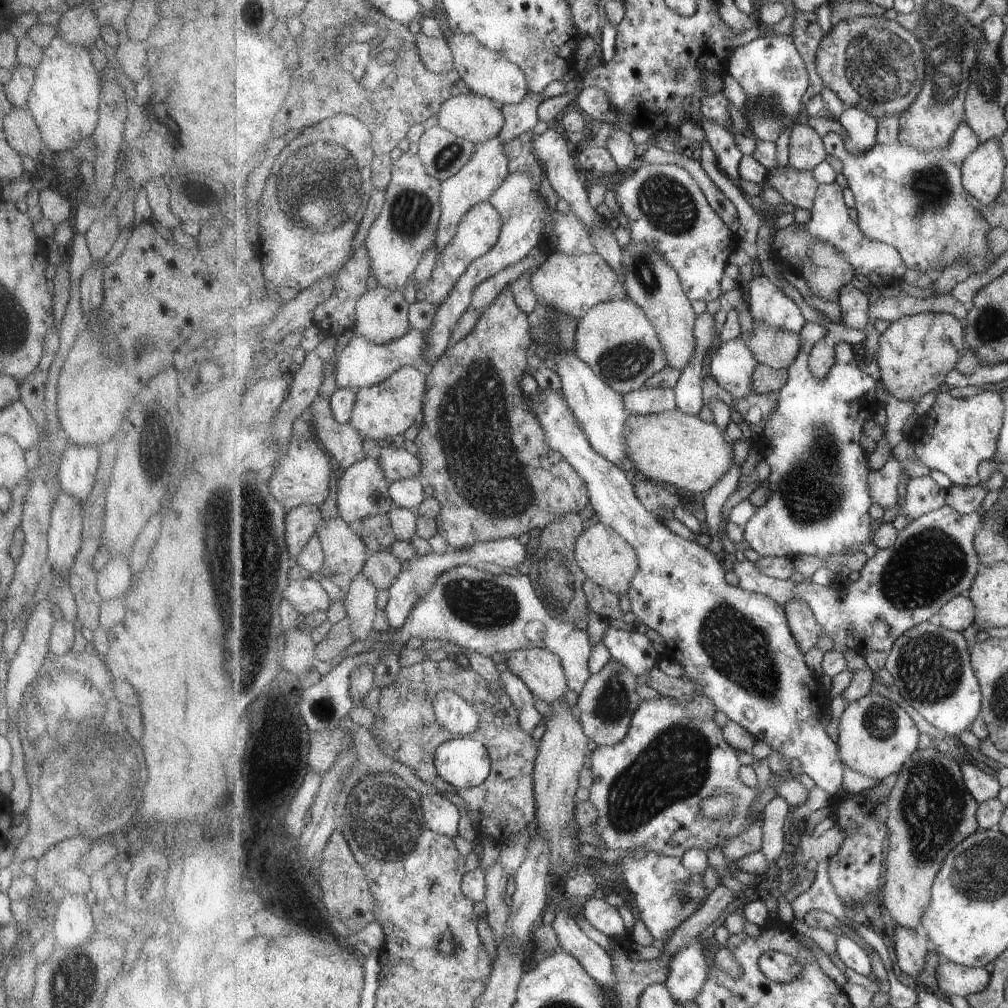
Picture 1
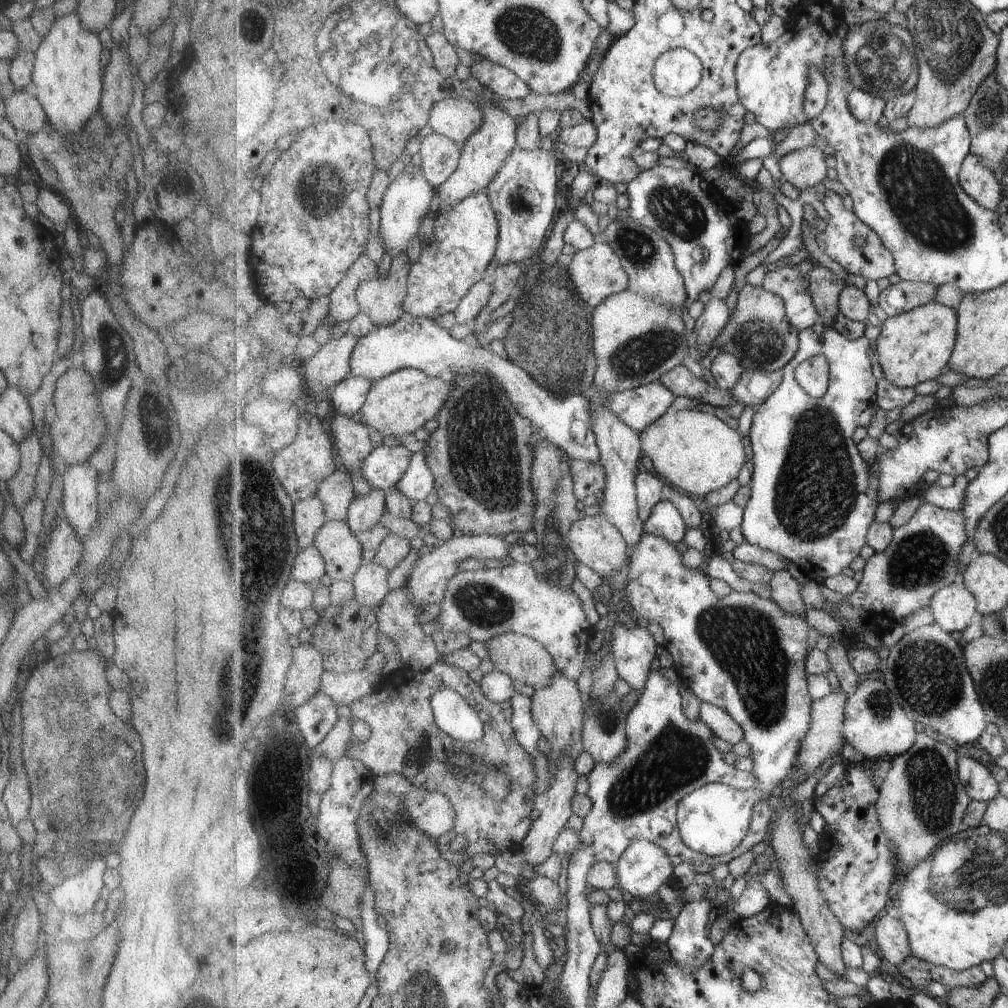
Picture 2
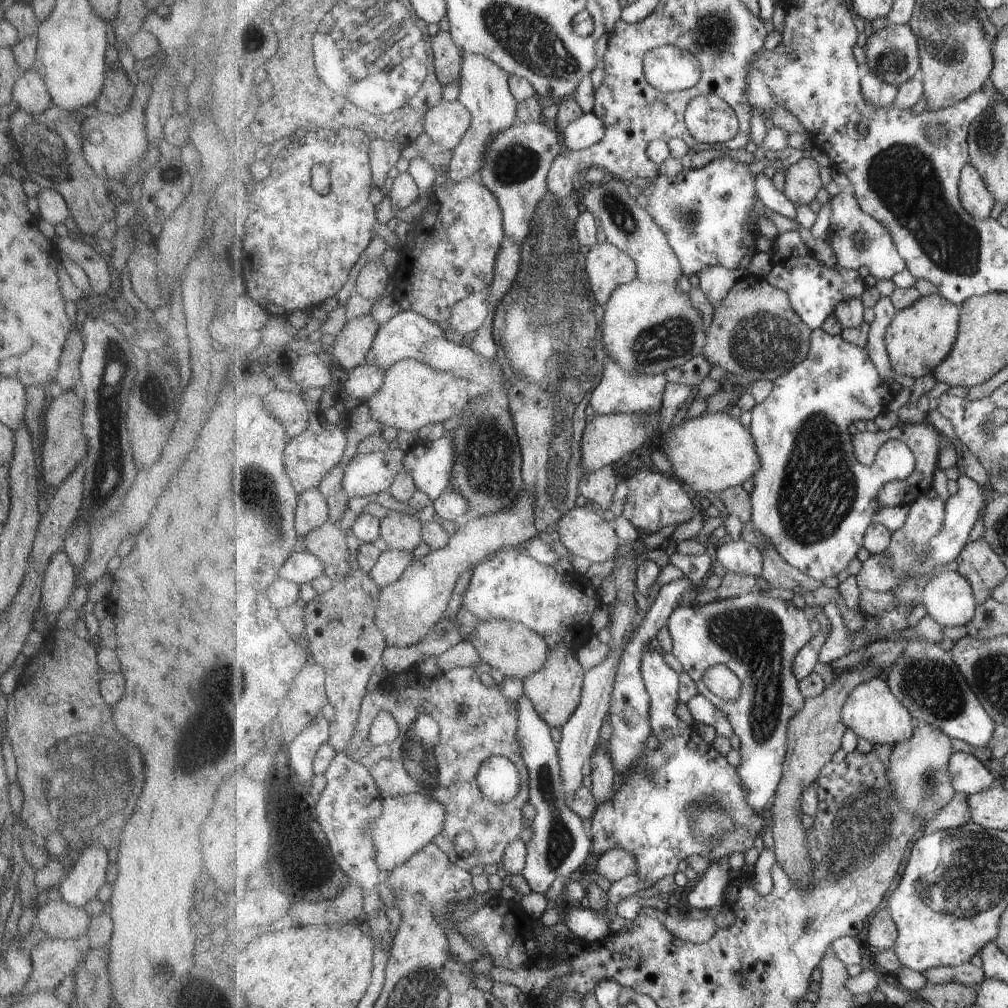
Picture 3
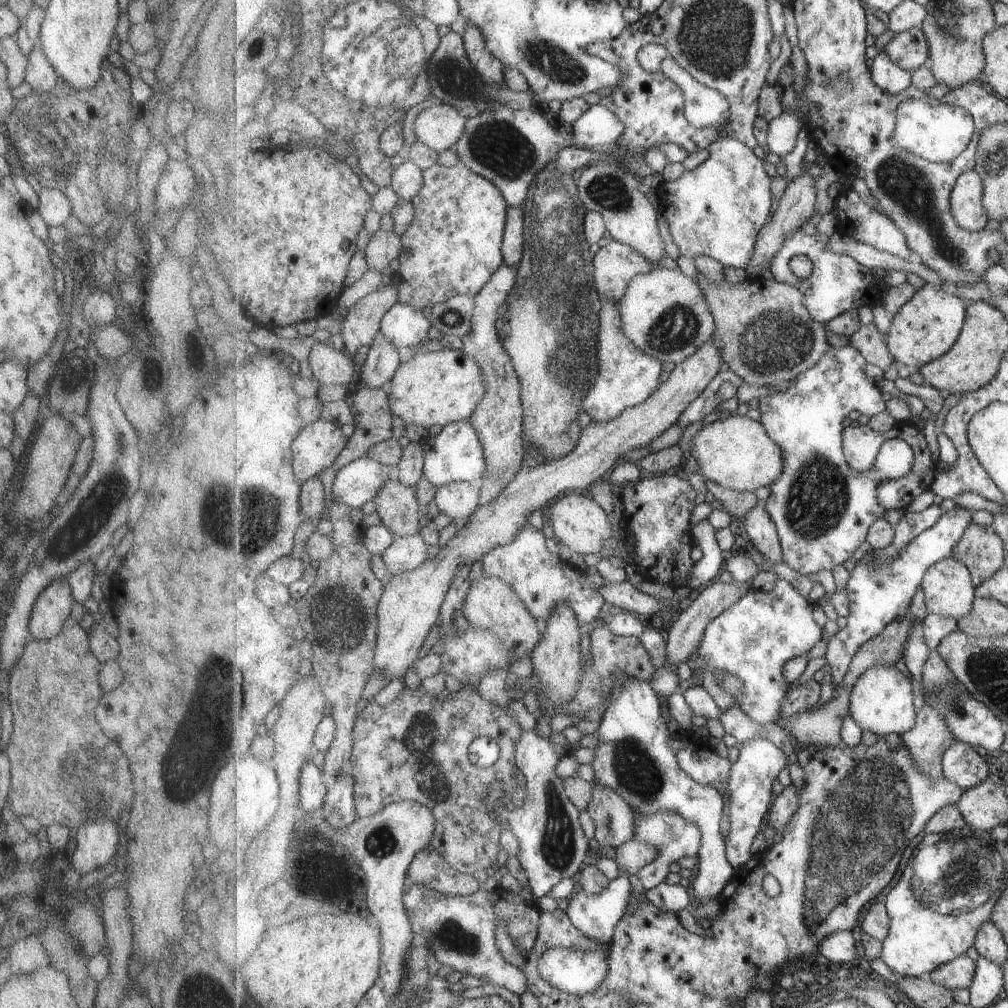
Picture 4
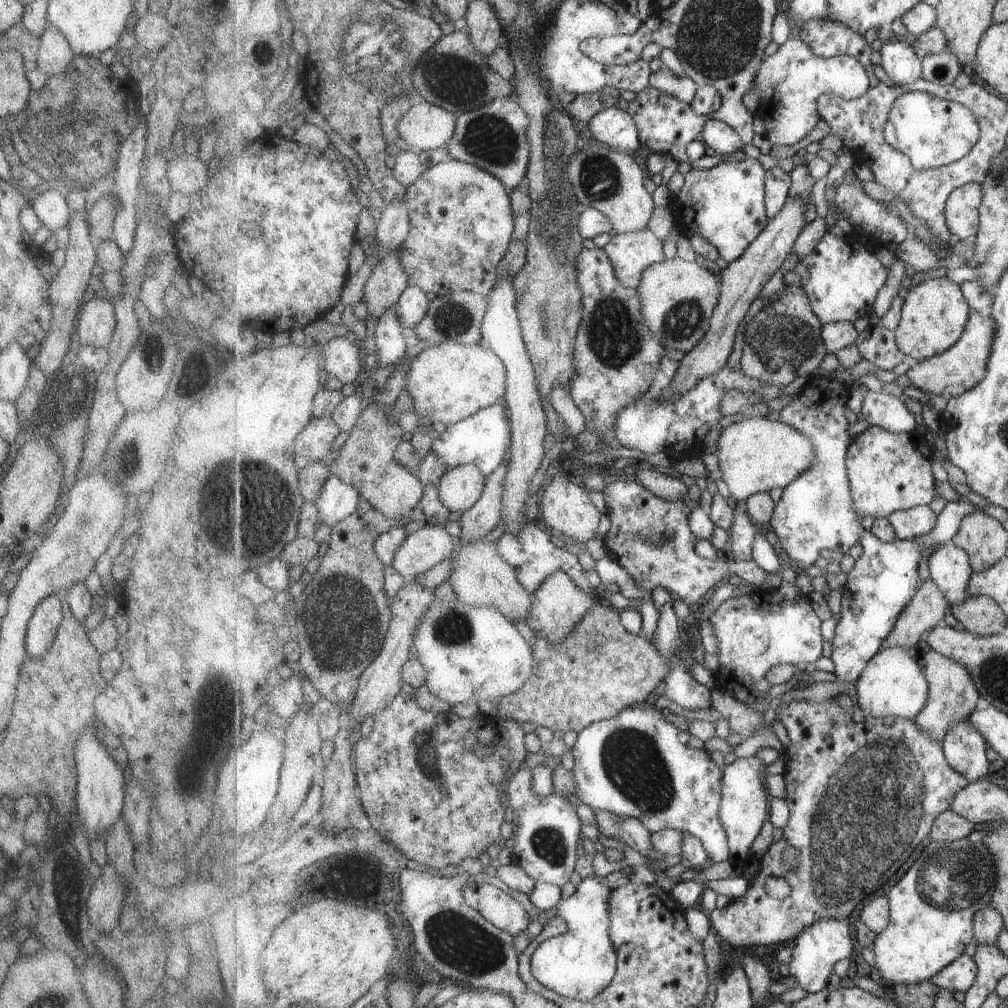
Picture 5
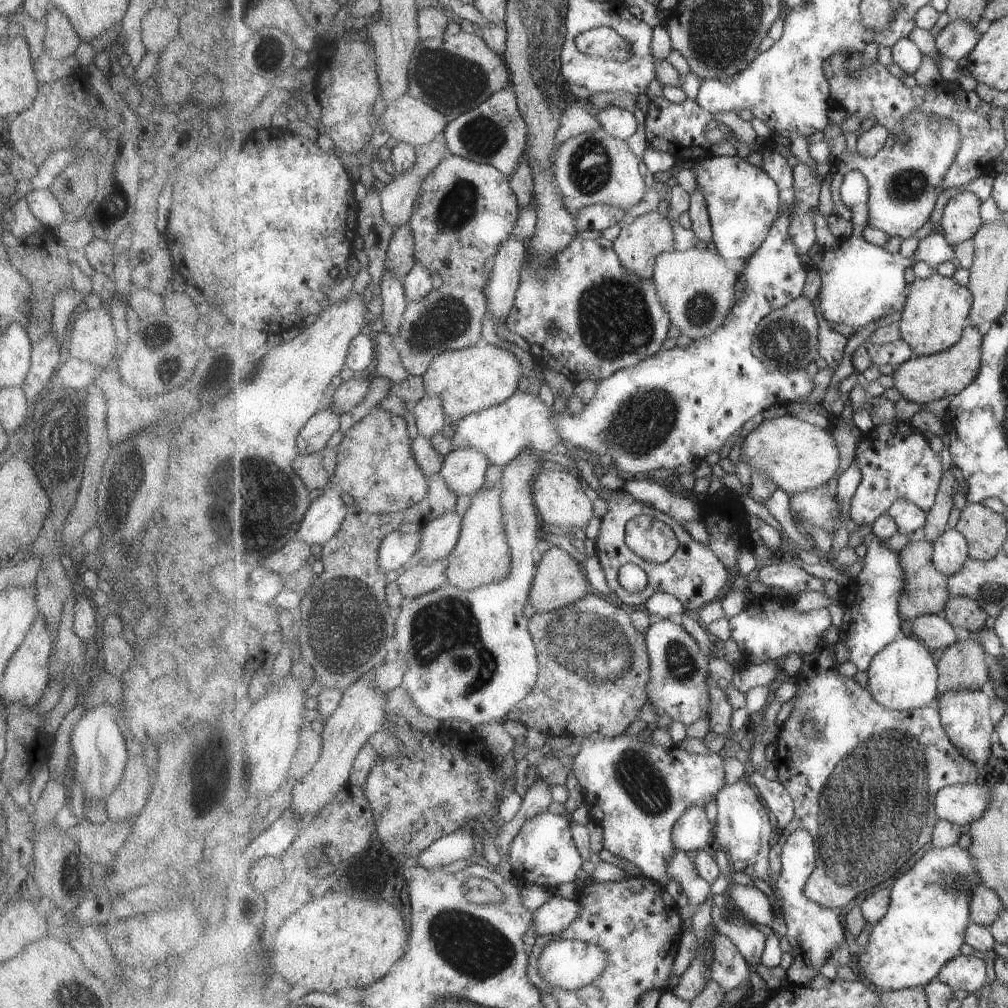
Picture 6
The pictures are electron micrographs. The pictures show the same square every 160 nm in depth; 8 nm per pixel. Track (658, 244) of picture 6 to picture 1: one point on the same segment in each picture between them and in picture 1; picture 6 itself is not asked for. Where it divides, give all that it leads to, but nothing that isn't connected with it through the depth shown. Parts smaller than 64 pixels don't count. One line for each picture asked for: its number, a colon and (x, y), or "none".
1: (571, 284)
2: (597, 273)
3: (608, 267)
4: (616, 264)
5: (630, 254)

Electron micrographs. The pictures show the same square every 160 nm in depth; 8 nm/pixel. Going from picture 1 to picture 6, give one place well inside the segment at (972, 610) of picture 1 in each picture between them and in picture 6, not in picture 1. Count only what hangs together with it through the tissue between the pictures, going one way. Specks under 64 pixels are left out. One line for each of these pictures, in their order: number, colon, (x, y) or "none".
2: (955, 607)
3: (949, 598)
4: (948, 586)
5: (950, 567)
6: (951, 549)

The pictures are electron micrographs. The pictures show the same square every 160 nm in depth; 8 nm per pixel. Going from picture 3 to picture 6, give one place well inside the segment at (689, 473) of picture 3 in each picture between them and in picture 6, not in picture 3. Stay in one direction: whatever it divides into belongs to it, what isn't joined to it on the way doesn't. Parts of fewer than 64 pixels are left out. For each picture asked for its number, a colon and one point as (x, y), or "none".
4: (735, 452)
5: (755, 455)
6: (798, 456)

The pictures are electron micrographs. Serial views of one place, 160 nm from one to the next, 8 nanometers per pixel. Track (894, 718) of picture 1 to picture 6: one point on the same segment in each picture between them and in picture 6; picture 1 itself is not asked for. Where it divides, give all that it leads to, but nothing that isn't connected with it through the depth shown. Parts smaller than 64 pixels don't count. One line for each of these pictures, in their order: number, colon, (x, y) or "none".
2: (875, 723)
3: (873, 711)
4: (882, 700)
5: (894, 684)
6: (904, 676)

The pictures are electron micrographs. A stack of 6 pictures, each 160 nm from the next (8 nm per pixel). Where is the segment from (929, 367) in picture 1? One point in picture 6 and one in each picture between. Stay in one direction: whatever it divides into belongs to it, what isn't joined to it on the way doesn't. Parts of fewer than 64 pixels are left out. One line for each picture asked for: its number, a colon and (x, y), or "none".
2: (915, 346)
3: (919, 338)
4: (927, 327)
5: (935, 313)
6: (938, 309)

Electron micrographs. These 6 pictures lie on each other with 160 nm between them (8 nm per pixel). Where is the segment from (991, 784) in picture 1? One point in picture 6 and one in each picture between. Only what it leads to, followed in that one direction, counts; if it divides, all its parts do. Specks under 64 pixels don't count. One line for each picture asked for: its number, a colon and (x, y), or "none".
2: (981, 784)
3: (970, 776)
4: (962, 765)
5: (966, 750)
6: (966, 714)

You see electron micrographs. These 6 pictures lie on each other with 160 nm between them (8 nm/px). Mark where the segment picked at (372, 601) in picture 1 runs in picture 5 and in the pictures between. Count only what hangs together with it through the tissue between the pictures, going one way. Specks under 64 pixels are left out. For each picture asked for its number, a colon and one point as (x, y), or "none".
2: (370, 583)
3: (392, 563)
4: (406, 554)
5: (422, 549)

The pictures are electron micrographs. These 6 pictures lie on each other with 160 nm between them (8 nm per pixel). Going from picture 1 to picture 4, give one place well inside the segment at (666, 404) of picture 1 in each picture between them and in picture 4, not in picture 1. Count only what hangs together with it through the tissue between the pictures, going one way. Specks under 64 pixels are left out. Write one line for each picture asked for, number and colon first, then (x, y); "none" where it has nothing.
2: (640, 408)
3: (618, 393)
4: (627, 377)

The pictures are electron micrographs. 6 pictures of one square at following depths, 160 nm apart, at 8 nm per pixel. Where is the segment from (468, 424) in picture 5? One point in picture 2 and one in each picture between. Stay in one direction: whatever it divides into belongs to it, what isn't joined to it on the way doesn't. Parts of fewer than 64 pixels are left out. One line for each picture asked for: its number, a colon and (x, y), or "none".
2: (419, 481)
3: (430, 463)
4: (456, 454)

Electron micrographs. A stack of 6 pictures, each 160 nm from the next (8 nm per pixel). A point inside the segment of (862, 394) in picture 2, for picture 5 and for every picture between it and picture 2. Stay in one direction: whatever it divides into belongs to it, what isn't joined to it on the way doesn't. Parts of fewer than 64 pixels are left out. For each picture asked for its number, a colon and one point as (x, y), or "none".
3: (813, 500)
4: (823, 509)
5: (816, 512)

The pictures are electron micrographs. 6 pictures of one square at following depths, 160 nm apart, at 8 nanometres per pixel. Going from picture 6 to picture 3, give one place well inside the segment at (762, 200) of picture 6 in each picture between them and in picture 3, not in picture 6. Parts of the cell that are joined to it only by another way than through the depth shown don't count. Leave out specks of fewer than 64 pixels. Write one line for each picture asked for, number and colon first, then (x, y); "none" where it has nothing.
3: (709, 214)
4: (717, 210)
5: (726, 204)

